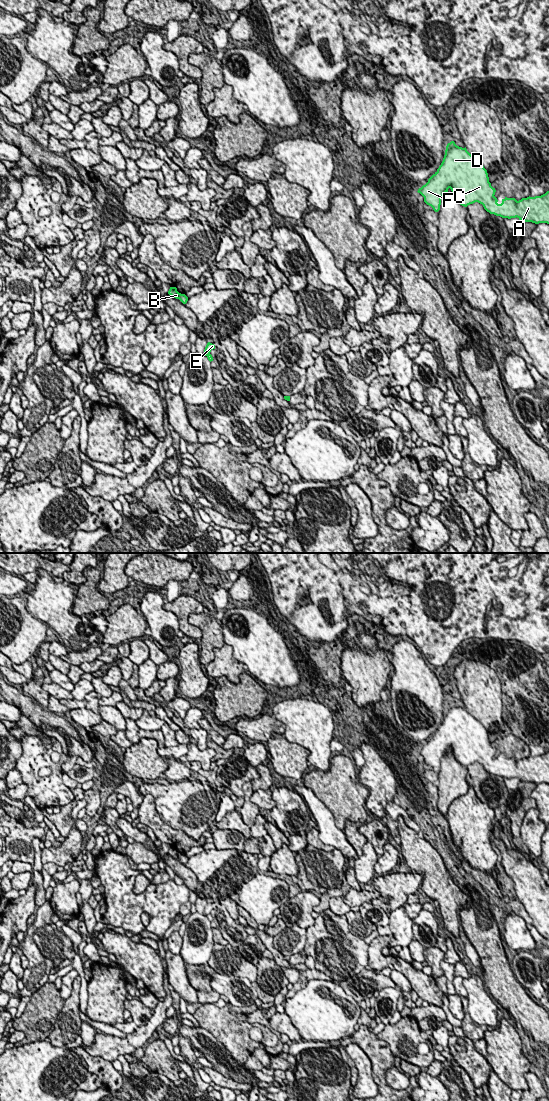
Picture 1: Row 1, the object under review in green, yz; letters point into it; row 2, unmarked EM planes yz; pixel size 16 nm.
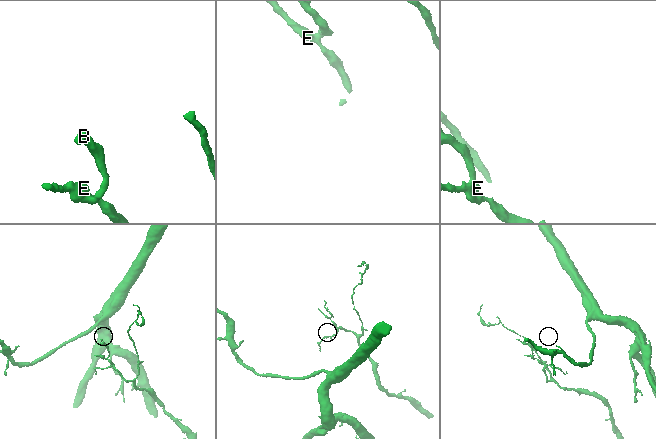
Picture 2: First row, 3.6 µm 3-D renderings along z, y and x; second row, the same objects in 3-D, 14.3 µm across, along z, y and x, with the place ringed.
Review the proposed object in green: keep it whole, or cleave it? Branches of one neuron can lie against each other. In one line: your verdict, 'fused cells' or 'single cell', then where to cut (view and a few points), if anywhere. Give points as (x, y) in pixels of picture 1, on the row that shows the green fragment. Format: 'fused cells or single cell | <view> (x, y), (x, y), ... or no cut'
fused cells | yz (209, 353), (206, 355)

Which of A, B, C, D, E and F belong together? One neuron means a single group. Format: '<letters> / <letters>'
A B C D F / E

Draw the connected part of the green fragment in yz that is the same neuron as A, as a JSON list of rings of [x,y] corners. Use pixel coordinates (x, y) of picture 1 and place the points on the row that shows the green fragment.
[[[454,141],[447,144],[443,161],[437,171],[428,179],[428,182],[418,189],[424,197],[424,202],[431,206],[435,212],[440,210],[441,198],[451,189],[455,199],[460,205],[467,207],[470,204],[478,202],[490,214],[502,218],[518,218],[521,221],[532,222],[535,224],[549,224],[549,191],[541,196],[522,198],[517,201],[515,198],[502,199],[498,204],[495,195],[495,188],[491,186],[487,170],[475,159],[465,148],[459,147]]]

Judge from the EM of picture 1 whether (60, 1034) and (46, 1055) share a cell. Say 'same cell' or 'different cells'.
different cells

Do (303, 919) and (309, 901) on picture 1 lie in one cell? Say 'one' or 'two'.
one

